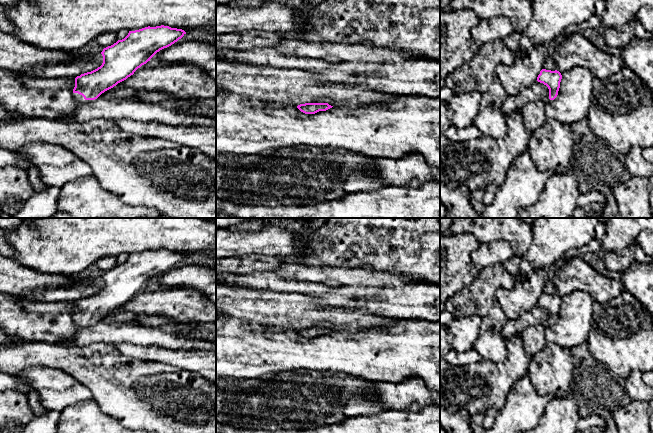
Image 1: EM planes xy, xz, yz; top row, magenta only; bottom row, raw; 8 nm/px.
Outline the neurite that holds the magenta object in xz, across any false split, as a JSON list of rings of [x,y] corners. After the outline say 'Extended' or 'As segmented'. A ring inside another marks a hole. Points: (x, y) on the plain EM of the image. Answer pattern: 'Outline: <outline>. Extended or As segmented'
Outline: [[[305,327],[297,330],[297,332],[305,338],[315,338],[319,335],[326,335],[332,331],[333,330],[328,327]]]. As segmented

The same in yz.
Outline: [[[542,293],[540,295],[540,298],[537,301],[537,305],[546,309],[549,313],[548,320],[541,324],[544,328],[551,326],[557,321],[561,303],[562,299],[557,294],[551,295]]]. Extended

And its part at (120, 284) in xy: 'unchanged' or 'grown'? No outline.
grown

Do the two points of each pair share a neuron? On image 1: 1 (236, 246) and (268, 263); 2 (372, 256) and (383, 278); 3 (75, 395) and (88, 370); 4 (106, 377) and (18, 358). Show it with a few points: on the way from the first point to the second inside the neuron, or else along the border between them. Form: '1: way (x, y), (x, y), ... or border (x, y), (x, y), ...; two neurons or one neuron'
1: border (277, 256), (244, 255), (242, 257); two neurons
2: border (356, 266), (371, 266), (378, 270), (402, 275); two neurons
3: border (61, 370), (82, 383), (89, 390), (93, 398); two neurons
4: way (84, 363), (64, 358), (40, 358); one neuron

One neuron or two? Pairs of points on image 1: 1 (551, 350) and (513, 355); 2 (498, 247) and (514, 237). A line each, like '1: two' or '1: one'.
1: two
2: two

